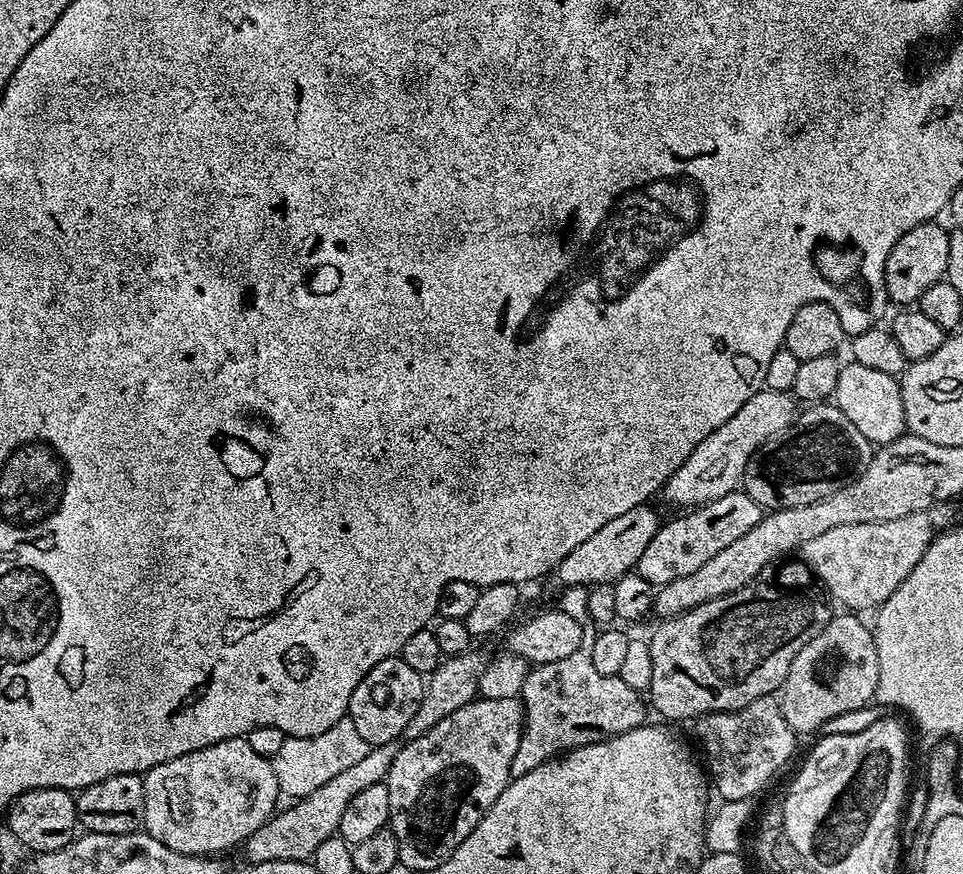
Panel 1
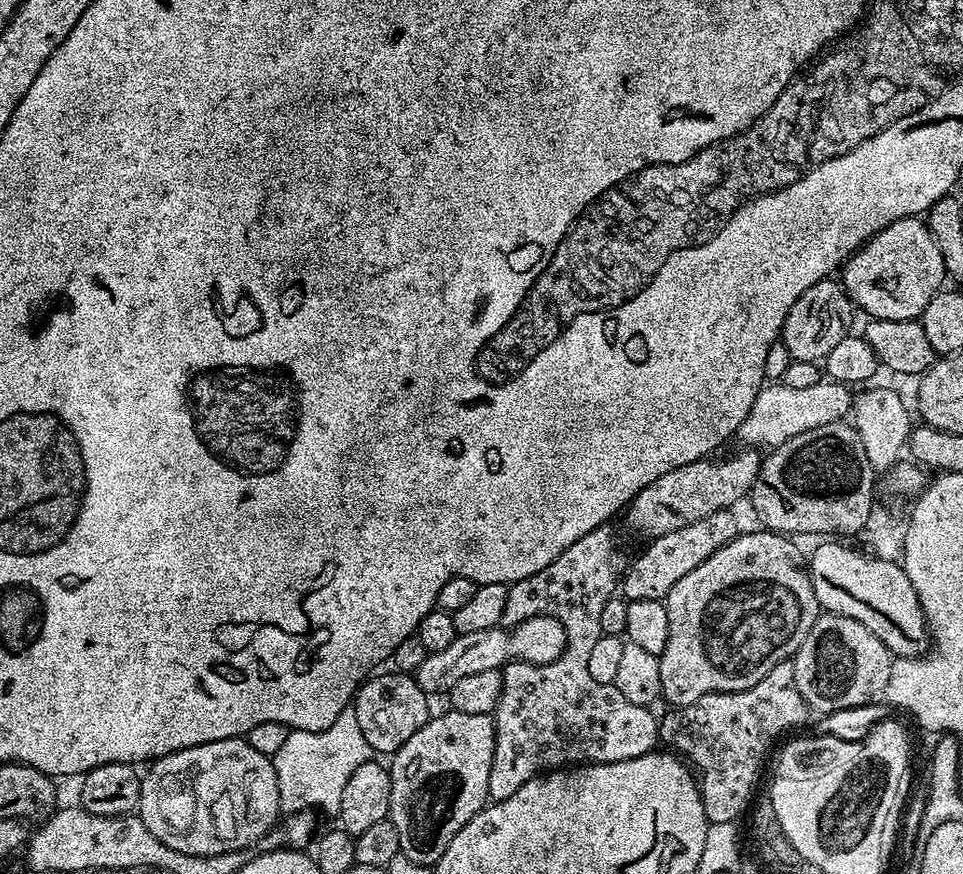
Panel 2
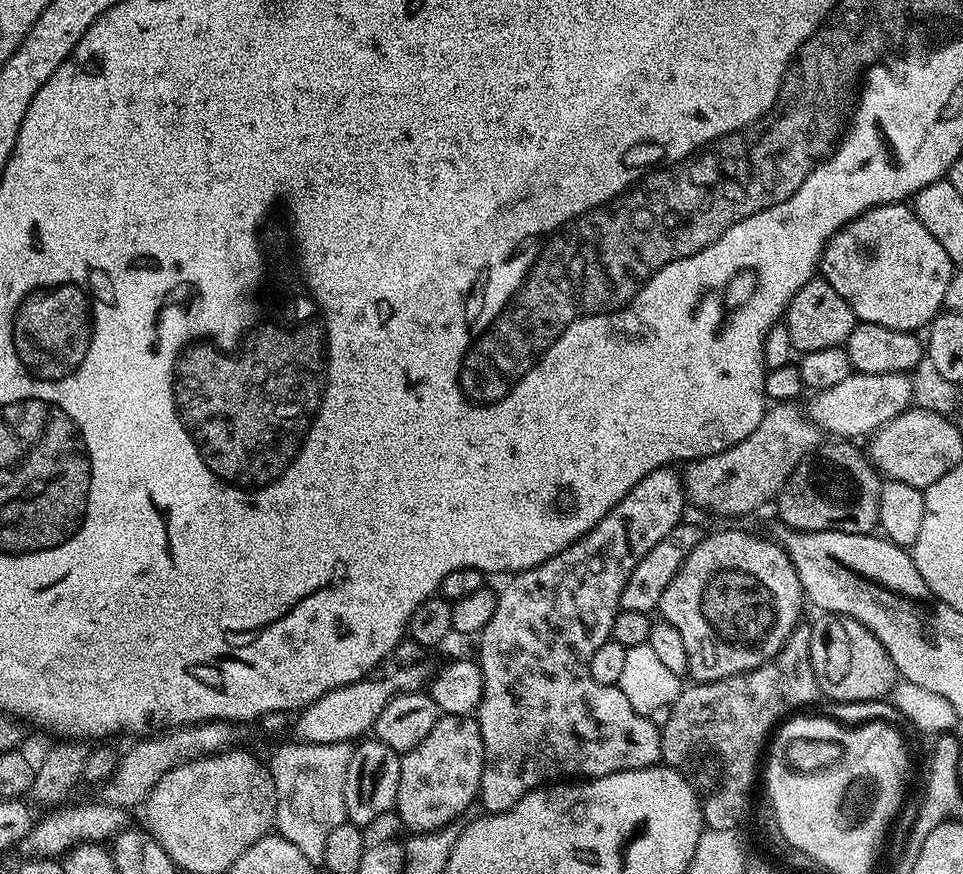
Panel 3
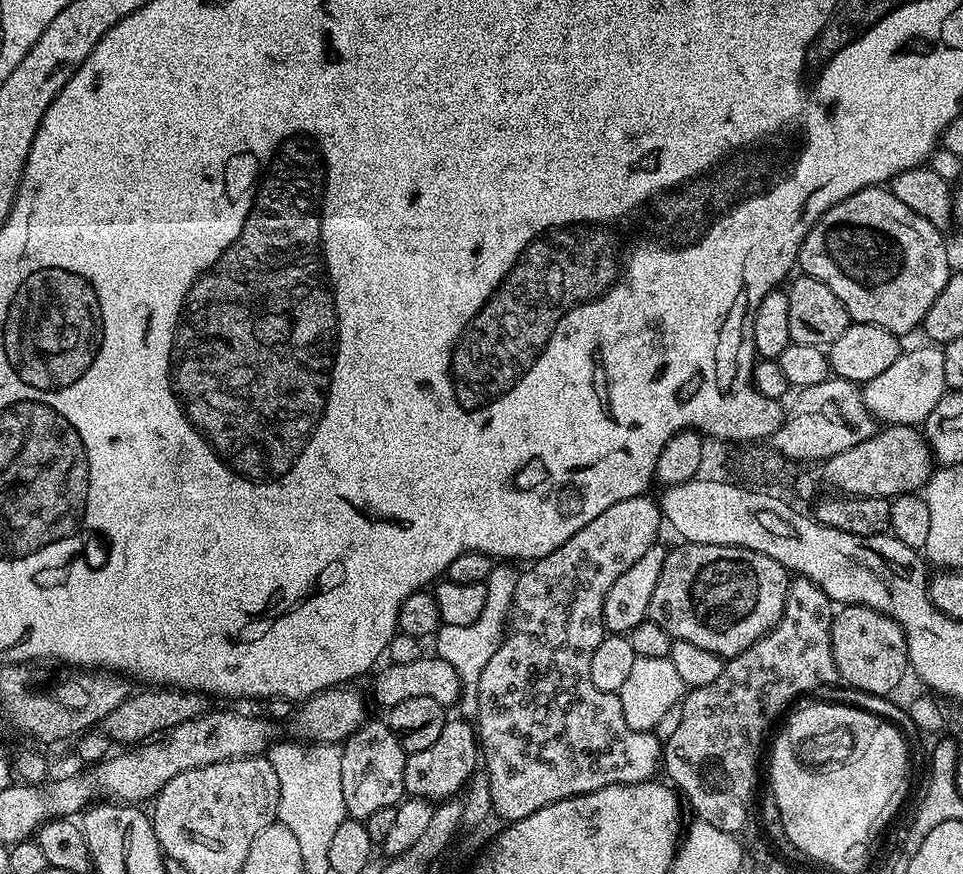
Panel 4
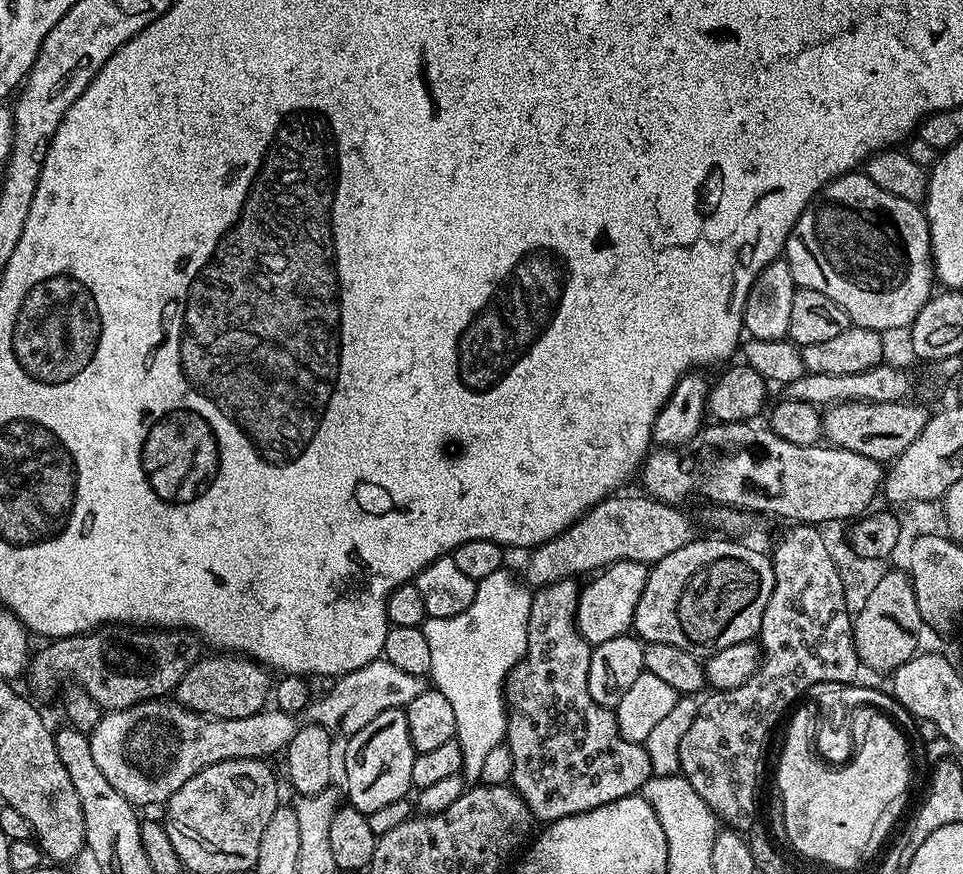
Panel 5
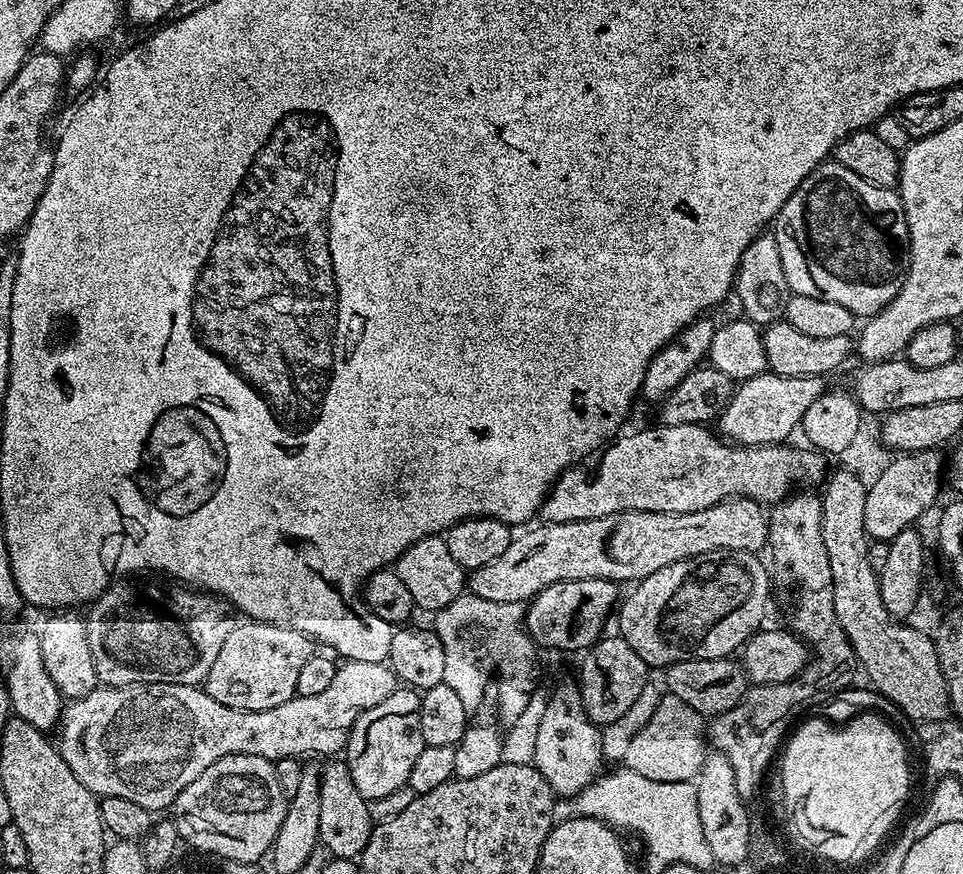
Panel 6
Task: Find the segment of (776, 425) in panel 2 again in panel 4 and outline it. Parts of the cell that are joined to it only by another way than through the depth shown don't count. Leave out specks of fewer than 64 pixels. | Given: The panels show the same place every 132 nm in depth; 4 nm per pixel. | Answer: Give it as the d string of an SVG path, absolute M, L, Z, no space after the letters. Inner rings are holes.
M927 346L928 348L916 348L913 352L901 351L899 358L890 365L885 372L878 374L878 378L870 378L868 384L863 385L862 395L866 410L875 416L881 425L891 426L894 424L923 425L924 420L938 406L938 402L946 394L946 374L942 367L944 349L940 346Z

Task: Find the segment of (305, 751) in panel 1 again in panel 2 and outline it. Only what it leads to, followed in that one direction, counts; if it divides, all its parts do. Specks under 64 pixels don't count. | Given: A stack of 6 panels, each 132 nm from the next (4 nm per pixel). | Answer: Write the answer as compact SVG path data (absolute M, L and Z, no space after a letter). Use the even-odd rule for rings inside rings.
M345 710L338 714L334 726L330 726L321 732L297 732L289 731L285 744L278 749L278 754L272 757L272 765L278 778L278 794L280 795L280 807L285 813L298 811L319 810L324 812L339 813L342 802L342 790L346 790L346 782L350 782L350 774L358 770L360 764L373 759L374 753L370 742L362 738L362 730L358 727L358 718L355 711Z

